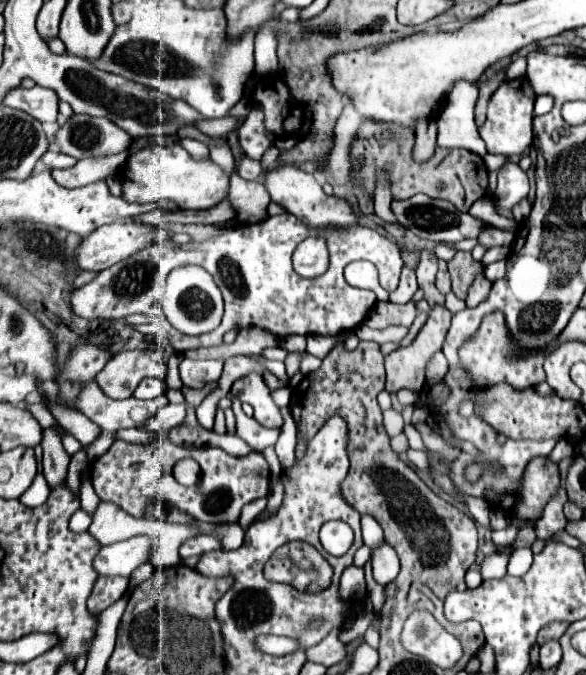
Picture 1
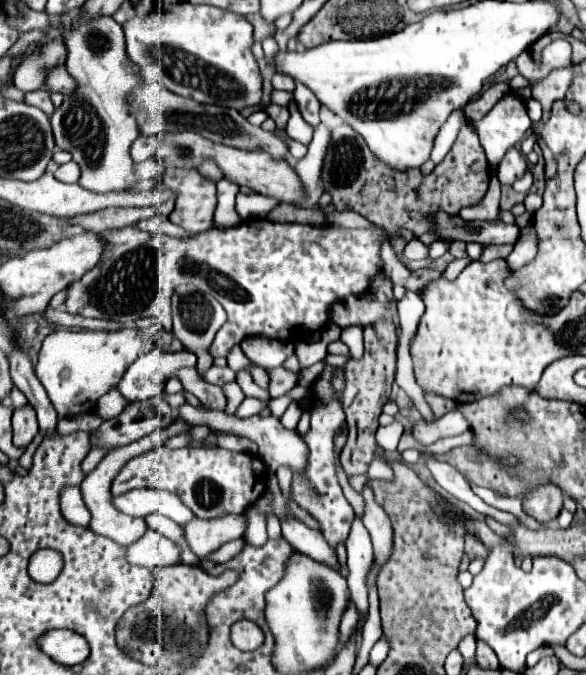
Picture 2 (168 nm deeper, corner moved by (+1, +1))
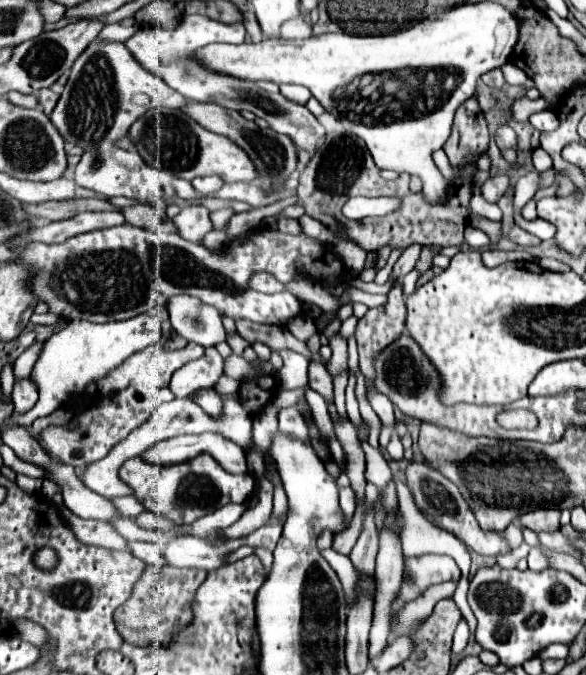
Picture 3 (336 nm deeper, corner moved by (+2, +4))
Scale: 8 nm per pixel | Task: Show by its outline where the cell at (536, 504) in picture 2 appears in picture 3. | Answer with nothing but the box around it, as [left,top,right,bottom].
[519,508,559,532]

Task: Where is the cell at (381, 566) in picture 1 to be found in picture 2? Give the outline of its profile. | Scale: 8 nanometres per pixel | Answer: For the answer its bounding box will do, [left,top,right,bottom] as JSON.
[362,485,392,567]

